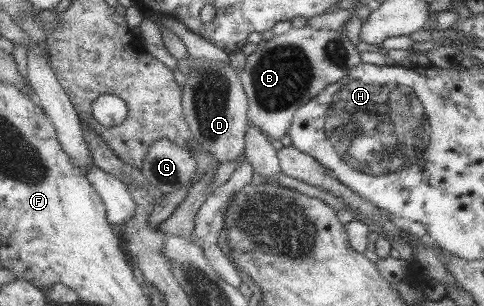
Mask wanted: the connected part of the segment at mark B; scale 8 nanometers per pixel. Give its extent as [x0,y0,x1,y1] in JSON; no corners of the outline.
[238,25,361,140]

